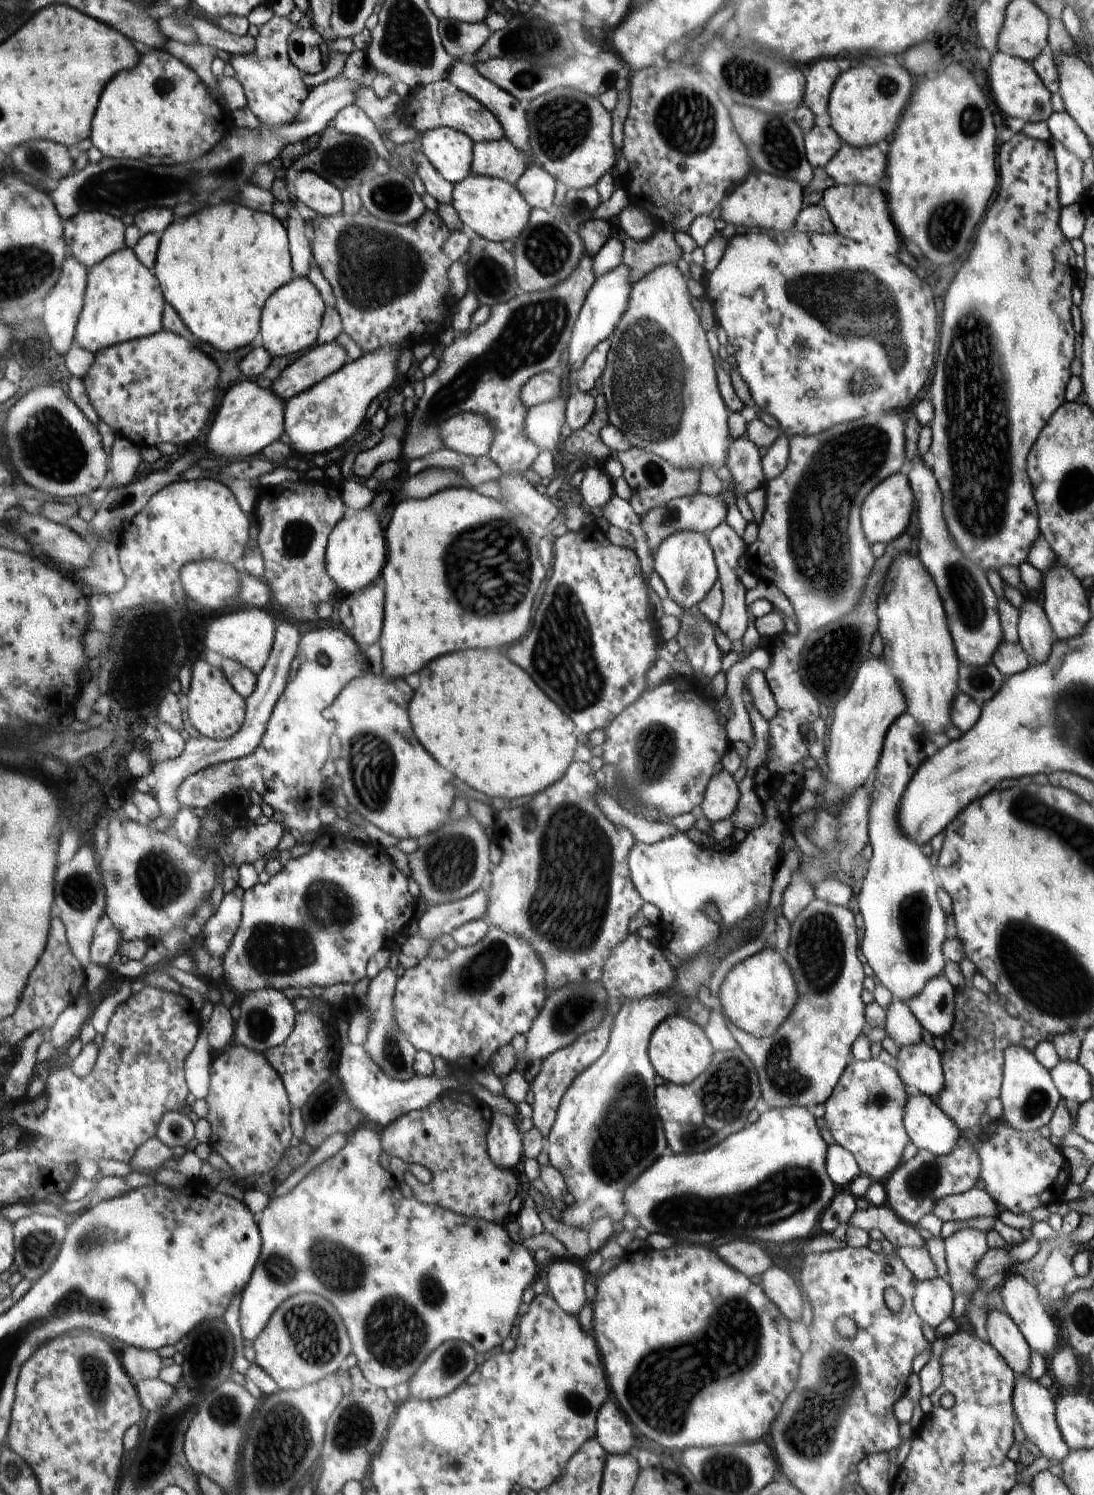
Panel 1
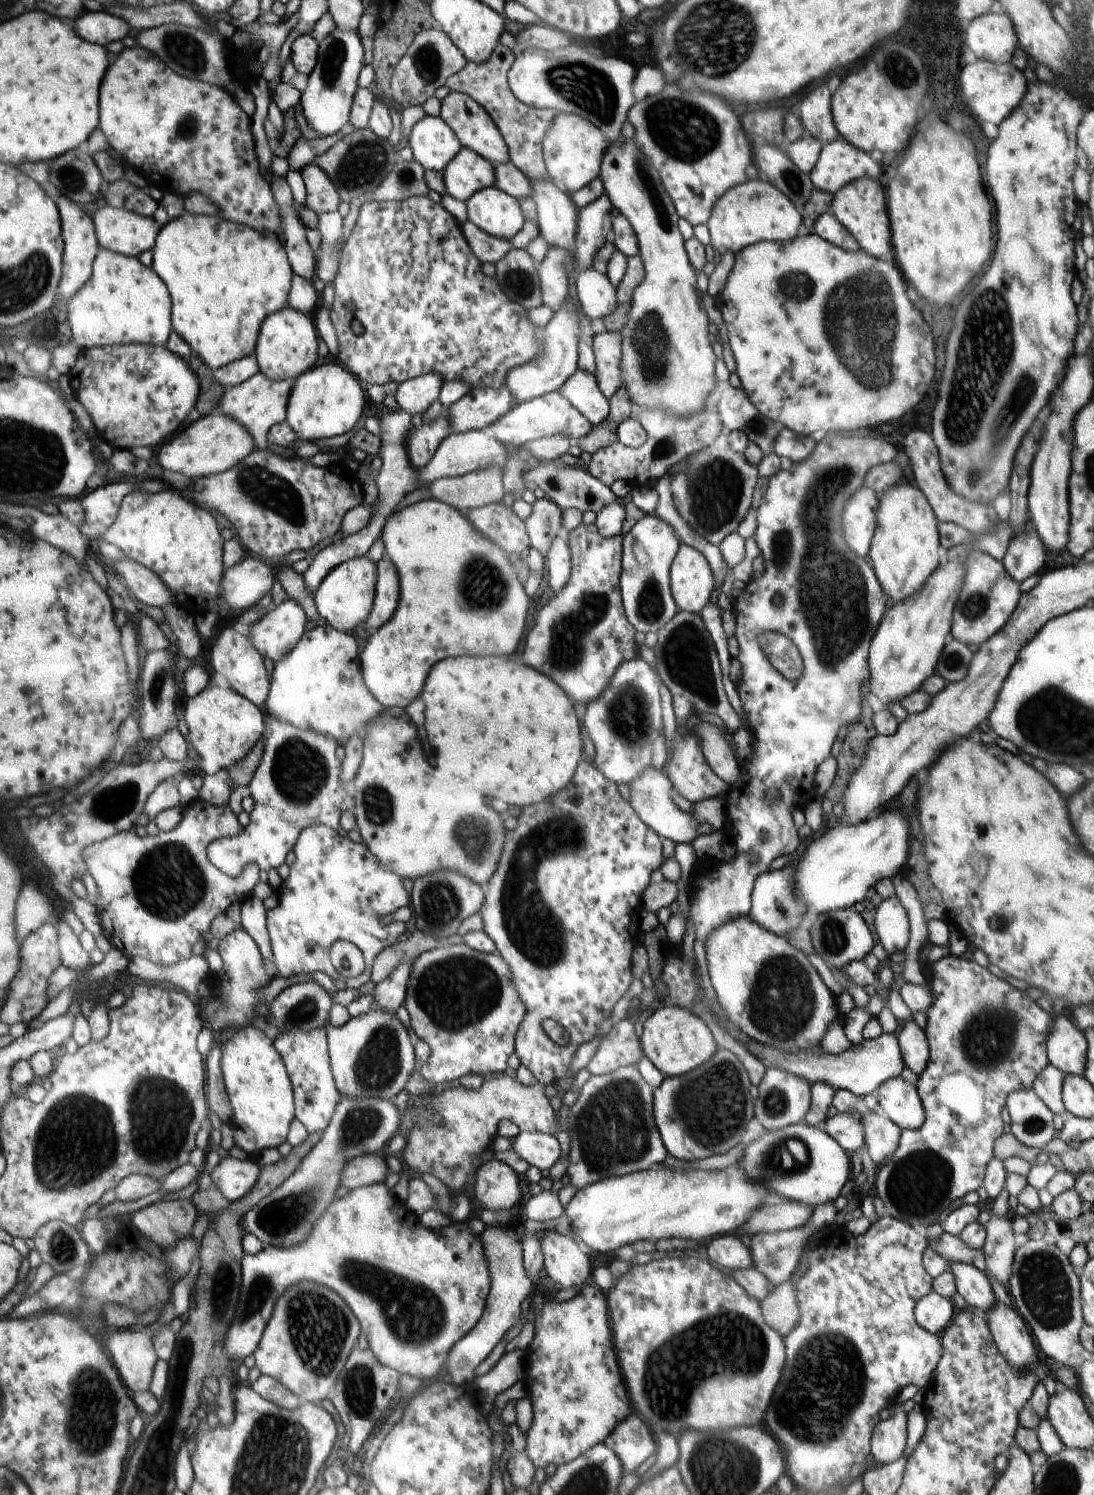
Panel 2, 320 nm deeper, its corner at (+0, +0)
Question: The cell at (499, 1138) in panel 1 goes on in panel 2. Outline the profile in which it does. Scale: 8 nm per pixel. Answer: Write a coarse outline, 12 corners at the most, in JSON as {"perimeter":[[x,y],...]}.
{"perimeter":[[492,1157],[477,1168],[474,1194],[486,1210],[520,1202],[515,1169]]}

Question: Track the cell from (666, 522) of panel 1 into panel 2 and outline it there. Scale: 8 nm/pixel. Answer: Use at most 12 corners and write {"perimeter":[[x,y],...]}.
{"perimeter":[[645,515],[623,536],[619,588],[638,632],[679,611],[670,570],[682,543]]}

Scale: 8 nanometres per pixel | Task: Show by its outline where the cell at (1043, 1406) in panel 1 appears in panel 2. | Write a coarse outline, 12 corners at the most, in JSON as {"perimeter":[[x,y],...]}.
{"perimeter":[[996,1300],[985,1314],[991,1335],[1015,1367],[1039,1360],[1013,1306]]}

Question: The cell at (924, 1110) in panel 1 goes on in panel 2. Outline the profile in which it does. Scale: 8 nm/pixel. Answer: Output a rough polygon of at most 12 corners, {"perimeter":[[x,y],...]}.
{"perimeter":[[902,1077],[878,1088],[880,1109],[902,1130],[924,1124],[922,1099]]}

